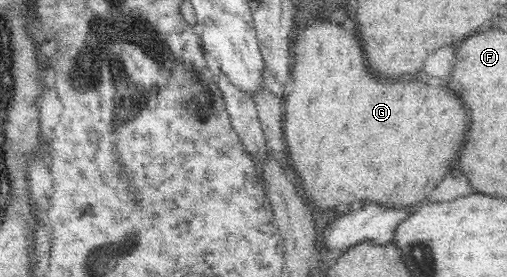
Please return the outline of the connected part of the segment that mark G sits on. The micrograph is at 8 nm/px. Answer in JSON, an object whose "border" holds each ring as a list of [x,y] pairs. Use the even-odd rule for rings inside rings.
{"border":[[[319,18],[311,26],[307,26],[299,32],[297,39],[294,40],[295,46],[292,48],[292,54],[295,54],[295,56],[291,58],[291,81],[294,87],[284,97],[282,129],[294,177],[298,179],[298,182],[304,188],[304,195],[308,198],[306,202],[315,211],[316,215],[319,215],[323,210],[331,209],[331,200],[335,200],[333,207],[344,210],[351,202],[361,202],[361,200],[375,202],[383,208],[414,207],[424,204],[431,196],[431,192],[433,192],[433,188],[437,186],[437,183],[443,180],[444,175],[450,173],[451,168],[449,166],[457,158],[459,146],[465,140],[463,130],[469,128],[465,108],[463,108],[461,100],[451,90],[447,90],[443,86],[427,86],[423,82],[379,82],[365,66],[366,60],[363,58],[363,50],[361,50],[362,42],[359,42],[359,40],[361,39],[356,29],[346,30],[342,24],[331,22],[327,18],[325,20]]]}

